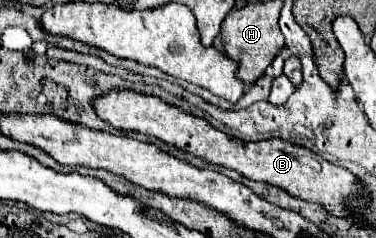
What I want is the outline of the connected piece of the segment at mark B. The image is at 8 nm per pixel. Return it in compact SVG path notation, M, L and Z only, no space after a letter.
M114 89L94 99L92 107L102 121L110 123L116 129L140 129L140 133L152 135L182 151L194 153L196 157L202 157L212 165L228 167L242 173L248 179L276 185L280 189L286 189L294 197L322 203L332 215L338 215L338 217L346 215L348 195L360 191L358 179L354 179L350 171L328 163L318 153L302 145L294 145L284 139L268 139L268 141L256 141L256 143L244 143L240 139L232 139L230 135L212 127L206 119L186 113L180 107L168 105L156 95L142 95L132 89Z

